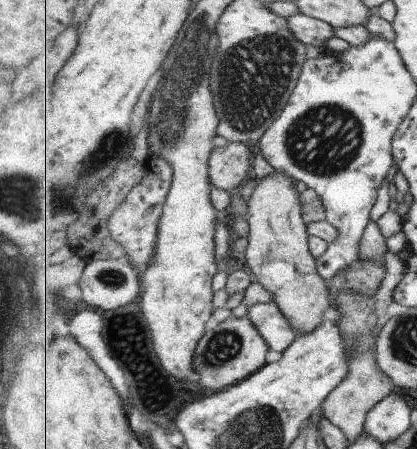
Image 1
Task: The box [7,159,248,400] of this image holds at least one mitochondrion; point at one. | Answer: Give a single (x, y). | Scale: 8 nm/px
(223, 347)

